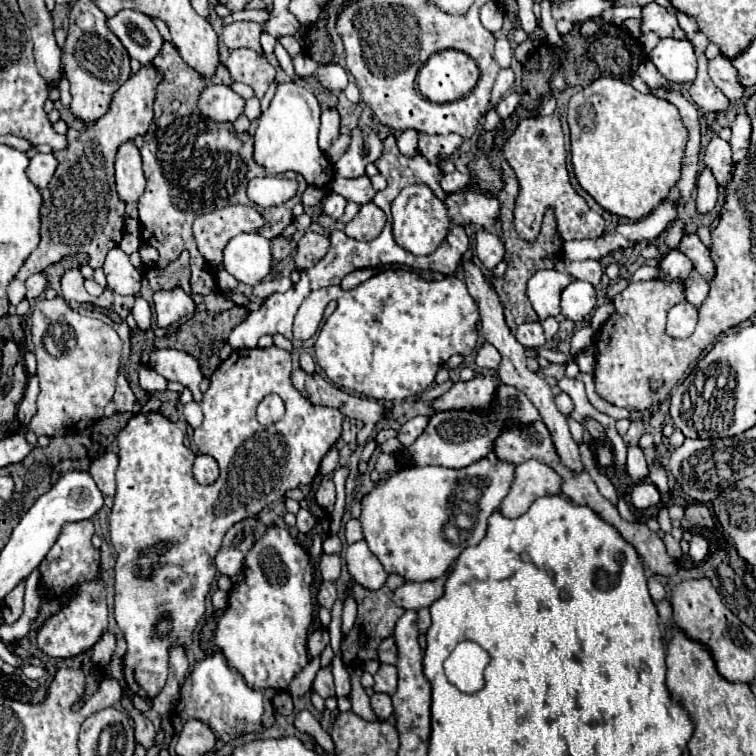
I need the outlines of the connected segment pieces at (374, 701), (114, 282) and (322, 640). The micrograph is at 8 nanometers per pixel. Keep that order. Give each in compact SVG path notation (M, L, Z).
M374 694L370 698L370 706L380 720L388 720L392 716L392 700L388 694Z
M112 248L104 262L104 274L108 278L108 288L118 294L138 296L142 274L130 264L128 254L120 248Z
M316 630L310 638L308 638L308 652L312 658L318 658L322 654L322 650L326 648L326 644L330 644L328 640L328 630Z

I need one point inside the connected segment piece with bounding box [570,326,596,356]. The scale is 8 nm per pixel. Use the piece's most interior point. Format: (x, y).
(585, 336)

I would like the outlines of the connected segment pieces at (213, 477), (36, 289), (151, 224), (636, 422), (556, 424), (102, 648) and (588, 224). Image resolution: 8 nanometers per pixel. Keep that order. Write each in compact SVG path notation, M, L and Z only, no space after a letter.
M196 456L194 460L194 478L198 484L214 484L218 480L218 464L212 456Z
M32 274L28 280L26 280L26 298L38 298L46 288L46 278L44 274Z
M164 42L164 48L152 60L152 64L162 72L164 80L158 86L158 94L156 94L156 102L154 102L154 122L144 136L144 146L140 148L142 160L144 160L144 176L148 180L146 192L140 196L140 202L138 202L138 212L140 212L140 222L142 222L142 238L146 244L150 244L158 250L158 254L160 254L158 266L160 268L168 266L184 250L188 250L192 270L194 270L192 272L192 292L194 294L210 294L216 290L216 280L214 280L214 274L202 270L204 258L198 254L198 248L196 248L196 242L192 236L192 222L198 214L204 214L204 212L214 210L214 208L224 208L228 204L238 204L238 202L248 204L250 198L246 194L246 188L248 188L250 178L268 176L268 172L266 172L266 168L262 168L254 160L254 136L252 134L248 134L248 132L238 134L238 132L234 132L232 124L220 124L220 122L214 122L210 118L204 118L196 108L196 100L200 96L200 90L208 82L216 82L216 84L230 84L232 82L224 64L218 64L212 78L198 76L198 72L194 72L194 68L188 66L182 60L182 56L168 42Z
M634 418L628 432L624 434L626 446L638 446L638 440L640 440L642 432L644 432L644 418Z
M464 264L464 272L466 272L466 286L468 286L468 292L470 296L474 298L474 302L478 304L478 312L480 312L480 324L482 324L482 336L486 342L490 342L502 356L502 362L500 362L500 368L498 368L498 376L502 380L502 384L506 386L514 386L518 390L522 390L530 402L536 406L536 410L540 412L544 424L548 426L550 434L552 434L552 440L554 440L554 446L558 450L558 456L560 460L572 468L574 472L580 472L582 470L582 462L580 462L580 454L578 454L578 444L572 440L572 434L570 434L570 428L568 428L568 422L566 422L566 416L558 412L556 404L554 404L554 394L550 390L550 384L540 378L536 372L530 372L526 368L526 350L524 346L512 336L506 320L504 320L504 312L502 312L502 302L498 300L498 294L490 288L490 284L486 284L484 280L484 274L482 270L476 266L476 264Z
M106 632L96 644L94 644L94 654L92 654L92 660L100 666L106 666L108 660L112 658L114 654L114 648L116 648L116 636Z
M556 114L522 120L518 128L514 130L514 134L506 140L504 156L514 168L520 182L520 194L516 198L516 208L514 208L514 228L520 230L522 238L536 240L536 234L542 228L542 216L546 206L554 208L554 214L558 220L558 232L564 240L602 236L606 226L604 218L592 212L570 184L568 170L566 170L564 134Z

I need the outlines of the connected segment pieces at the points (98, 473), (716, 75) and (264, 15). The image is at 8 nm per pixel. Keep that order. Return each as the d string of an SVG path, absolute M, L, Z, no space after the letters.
M106 452L100 458L92 460L90 468L88 468L98 490L110 498L114 498L114 492L116 492L116 482L114 482L116 466L118 466L118 456L114 452Z
M716 56L708 60L708 72L710 72L712 82L724 92L728 100L738 100L744 94L744 88L736 80L736 70L728 58Z
M242 10L242 12L236 12L236 14L232 14L232 16L228 16L228 18L224 18L222 20L222 24L224 26L228 26L228 24L232 24L232 22L236 22L236 20L254 20L254 22L266 22L268 20L268 12L266 10Z

